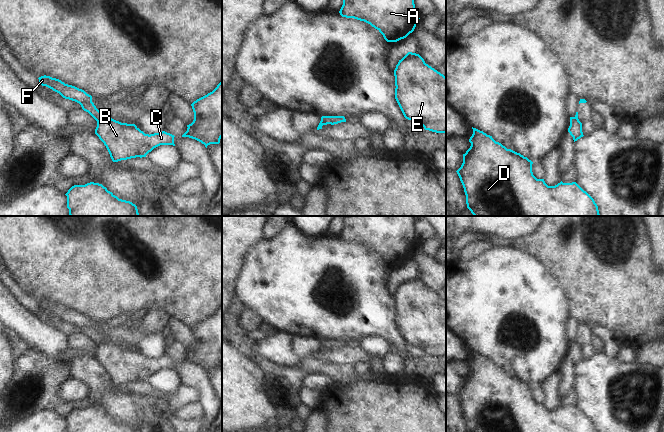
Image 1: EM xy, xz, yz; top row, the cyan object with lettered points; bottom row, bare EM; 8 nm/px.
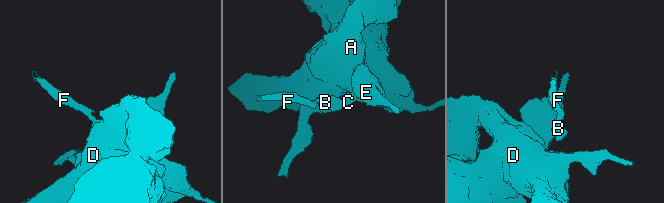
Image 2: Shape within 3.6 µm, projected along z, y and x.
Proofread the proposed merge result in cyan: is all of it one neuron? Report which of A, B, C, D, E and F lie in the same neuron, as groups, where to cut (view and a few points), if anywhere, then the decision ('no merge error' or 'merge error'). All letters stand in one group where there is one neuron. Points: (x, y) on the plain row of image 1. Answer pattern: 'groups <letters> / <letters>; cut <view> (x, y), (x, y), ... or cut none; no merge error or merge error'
groups A B C D E / F; cut xy (103, 342), (97, 345); merge error

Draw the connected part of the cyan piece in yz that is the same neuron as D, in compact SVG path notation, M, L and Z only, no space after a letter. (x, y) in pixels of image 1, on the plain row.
M473 352L470 372L456 395L466 419L467 432L598 432L594 423L576 406L548 410L532 396L533 386L507 373L492 360Z

